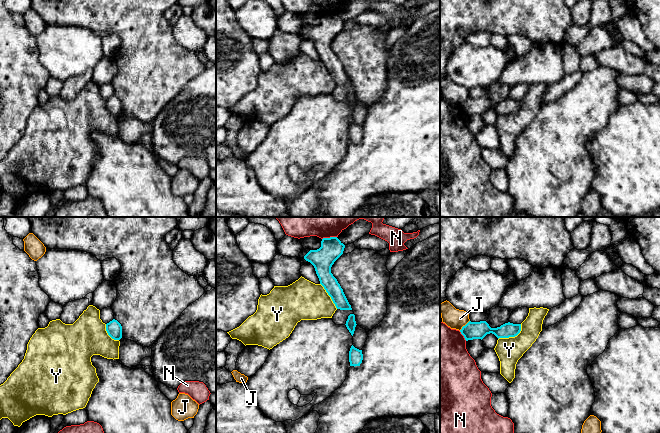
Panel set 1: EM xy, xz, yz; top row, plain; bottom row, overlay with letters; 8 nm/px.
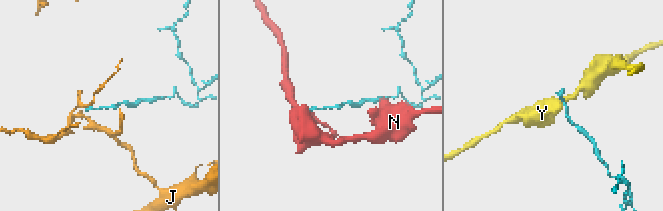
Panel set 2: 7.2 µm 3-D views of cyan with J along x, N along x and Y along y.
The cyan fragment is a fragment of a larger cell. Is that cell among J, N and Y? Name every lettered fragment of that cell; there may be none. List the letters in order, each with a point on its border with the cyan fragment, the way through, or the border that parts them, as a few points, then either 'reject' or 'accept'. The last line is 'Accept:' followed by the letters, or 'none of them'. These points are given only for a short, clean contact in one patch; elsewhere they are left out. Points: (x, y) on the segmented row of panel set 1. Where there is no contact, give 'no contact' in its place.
J: yz (465, 325) | along yz (469, 320), (459, 330) | reject
N: xz (330, 237) | along xz (336, 236), (322, 239) | reject
Y: yz (512, 336) | along yz (521, 324), (521, 330), (513, 337), (500, 337), (498, 339) | reject
Accept: none of them

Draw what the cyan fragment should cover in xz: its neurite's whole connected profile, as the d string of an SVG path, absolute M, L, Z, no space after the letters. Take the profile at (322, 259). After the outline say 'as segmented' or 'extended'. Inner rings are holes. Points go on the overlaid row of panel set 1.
M337 237L323 238L319 249L309 252L303 249L298 258L304 258L314 266L320 284L337 309L352 310L343 289L331 273L332 265L343 254L344 248L345 245Z; extended

